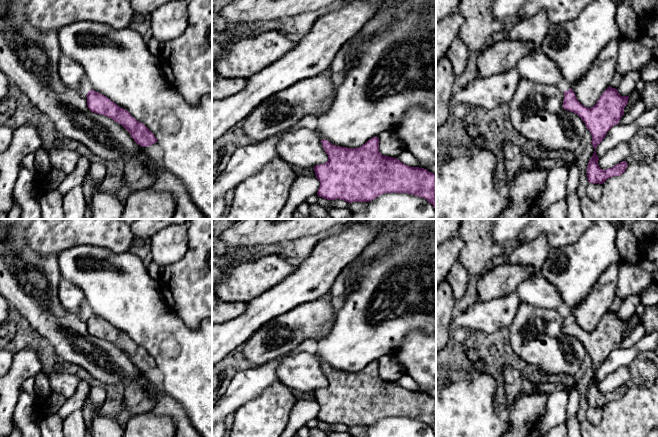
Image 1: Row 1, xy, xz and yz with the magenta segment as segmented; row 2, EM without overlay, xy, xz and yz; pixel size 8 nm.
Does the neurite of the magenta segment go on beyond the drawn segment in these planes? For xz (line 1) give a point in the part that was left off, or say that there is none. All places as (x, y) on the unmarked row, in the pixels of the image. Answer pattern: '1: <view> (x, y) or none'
1: none

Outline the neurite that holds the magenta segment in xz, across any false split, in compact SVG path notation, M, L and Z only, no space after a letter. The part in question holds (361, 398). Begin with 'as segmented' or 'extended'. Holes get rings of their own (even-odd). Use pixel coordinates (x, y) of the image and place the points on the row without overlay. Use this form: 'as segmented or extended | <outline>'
as segmented | M372 361L358 372L336 370L325 363L321 364L321 367L328 379L328 385L313 392L316 402L320 406L317 416L319 421L327 424L340 423L352 427L369 426L384 417L408 417L426 423L436 433L436 399L424 392L405 389L397 382L383 380L379 375L378 361Z

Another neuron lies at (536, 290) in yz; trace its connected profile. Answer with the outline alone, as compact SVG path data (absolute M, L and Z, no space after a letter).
M540 274L533 275L522 282L516 289L516 293L520 302L539 308L554 309L562 315L570 313L556 287Z

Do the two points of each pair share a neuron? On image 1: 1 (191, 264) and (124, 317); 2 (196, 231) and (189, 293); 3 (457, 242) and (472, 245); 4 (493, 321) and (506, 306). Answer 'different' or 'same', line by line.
1: different
2: same
3: different
4: same

